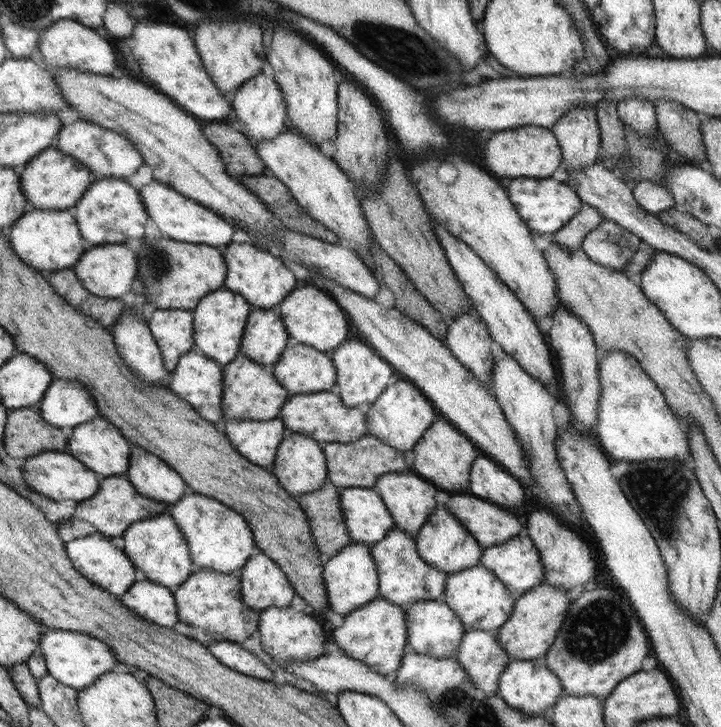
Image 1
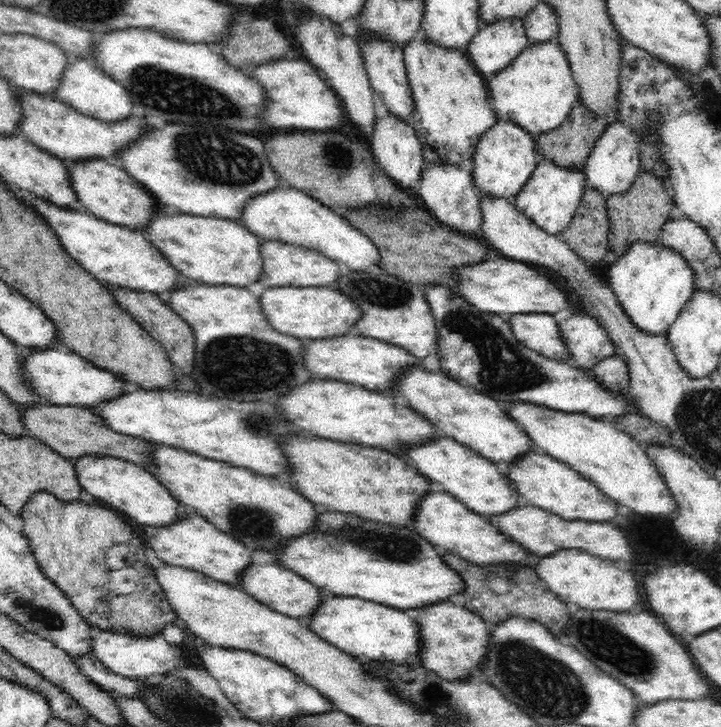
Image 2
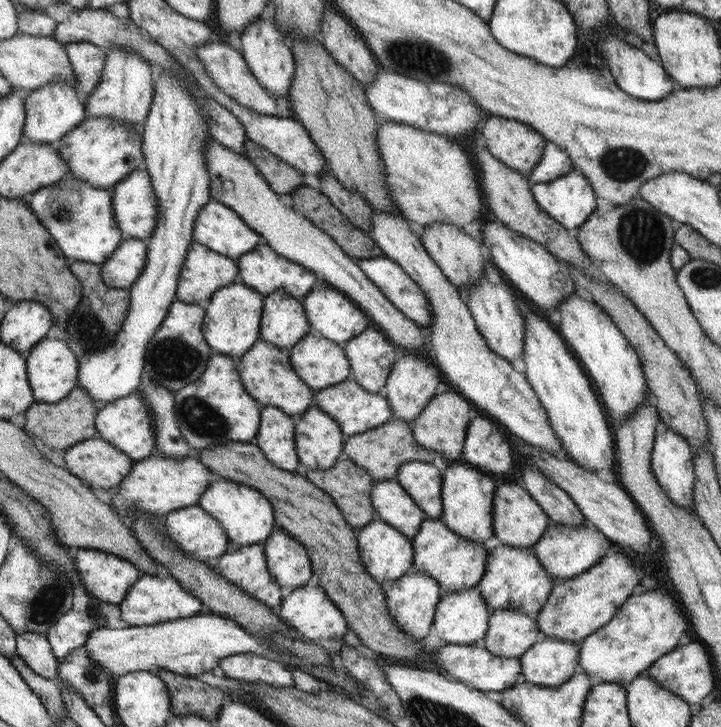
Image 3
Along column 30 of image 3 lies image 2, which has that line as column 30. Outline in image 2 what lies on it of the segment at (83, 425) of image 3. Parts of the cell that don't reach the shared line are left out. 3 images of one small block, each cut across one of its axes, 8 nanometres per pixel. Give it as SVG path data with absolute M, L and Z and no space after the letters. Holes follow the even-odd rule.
M36 403L32 407L24 408L21 423L25 433L42 441L46 446L54 449L60 456L66 458L80 458L86 455L111 456L128 460L142 467L150 468L153 464L153 448L155 443L114 432L105 425L105 421L90 408L79 406L58 406L47 403Z

